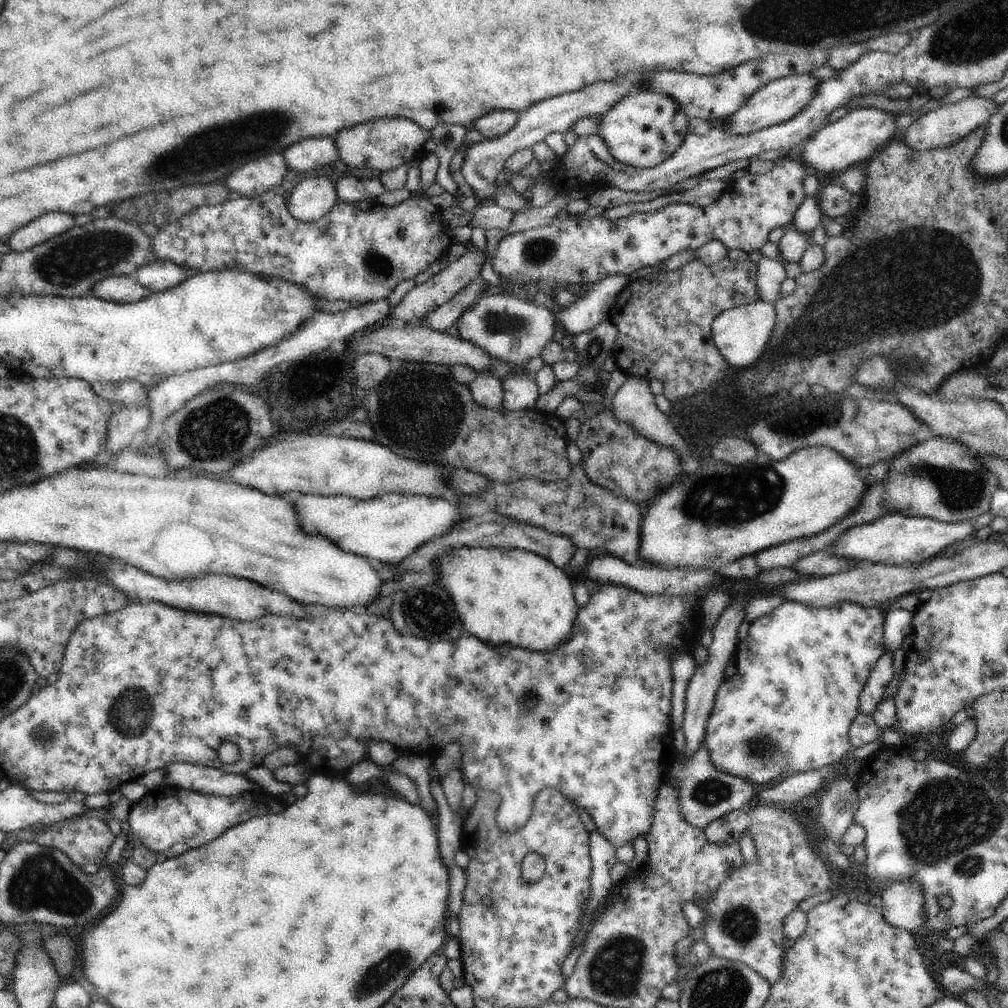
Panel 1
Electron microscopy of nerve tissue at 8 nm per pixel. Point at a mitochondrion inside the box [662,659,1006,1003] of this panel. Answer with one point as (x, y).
(944, 821)

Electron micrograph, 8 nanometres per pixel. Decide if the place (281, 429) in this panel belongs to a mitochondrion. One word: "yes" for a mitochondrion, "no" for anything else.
no

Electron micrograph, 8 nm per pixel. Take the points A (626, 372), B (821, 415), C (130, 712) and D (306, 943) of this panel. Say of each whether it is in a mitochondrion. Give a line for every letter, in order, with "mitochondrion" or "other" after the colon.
A: other
B: mitochondrion
C: mitochondrion
D: other

